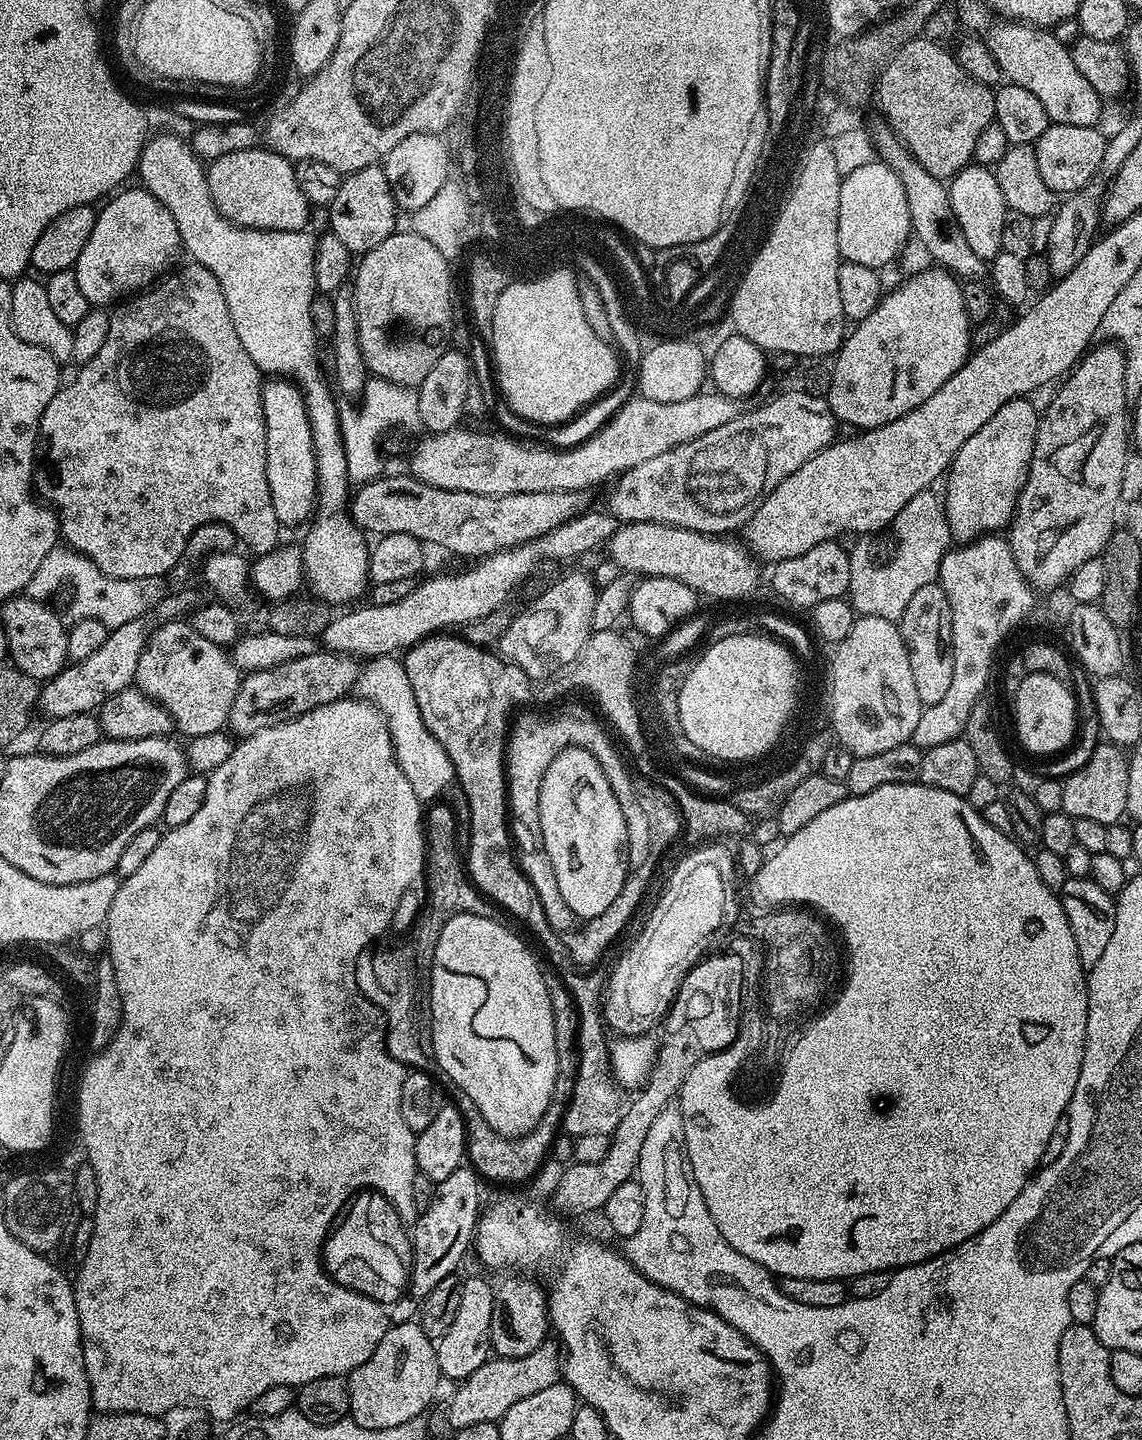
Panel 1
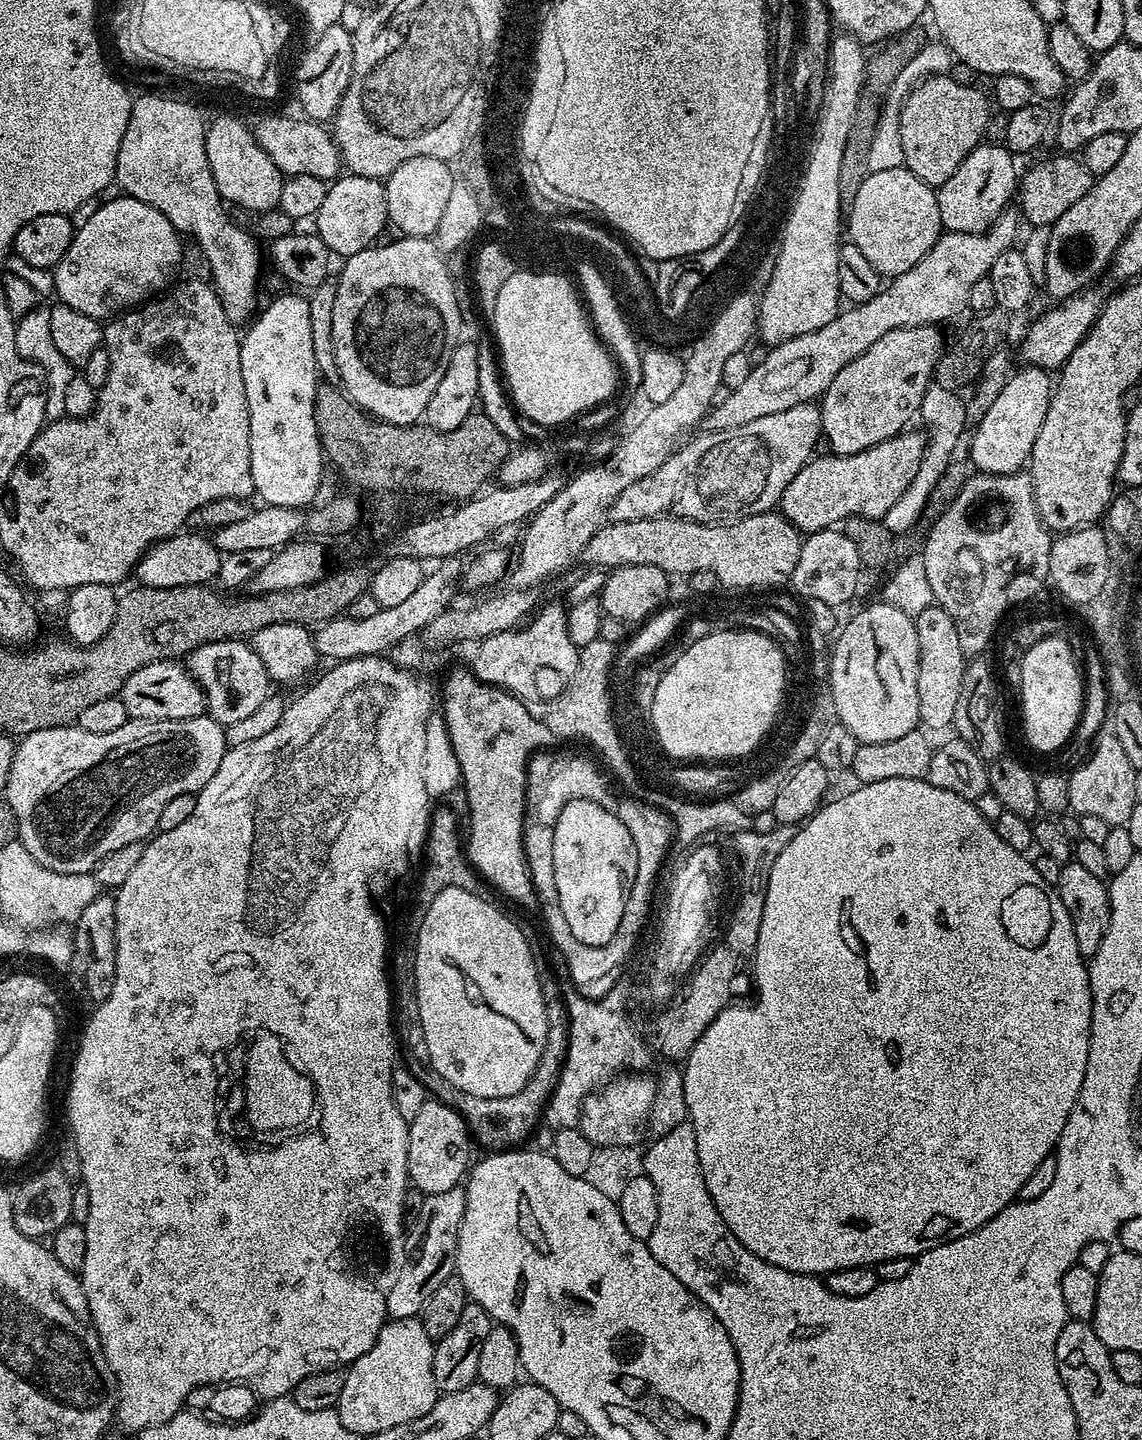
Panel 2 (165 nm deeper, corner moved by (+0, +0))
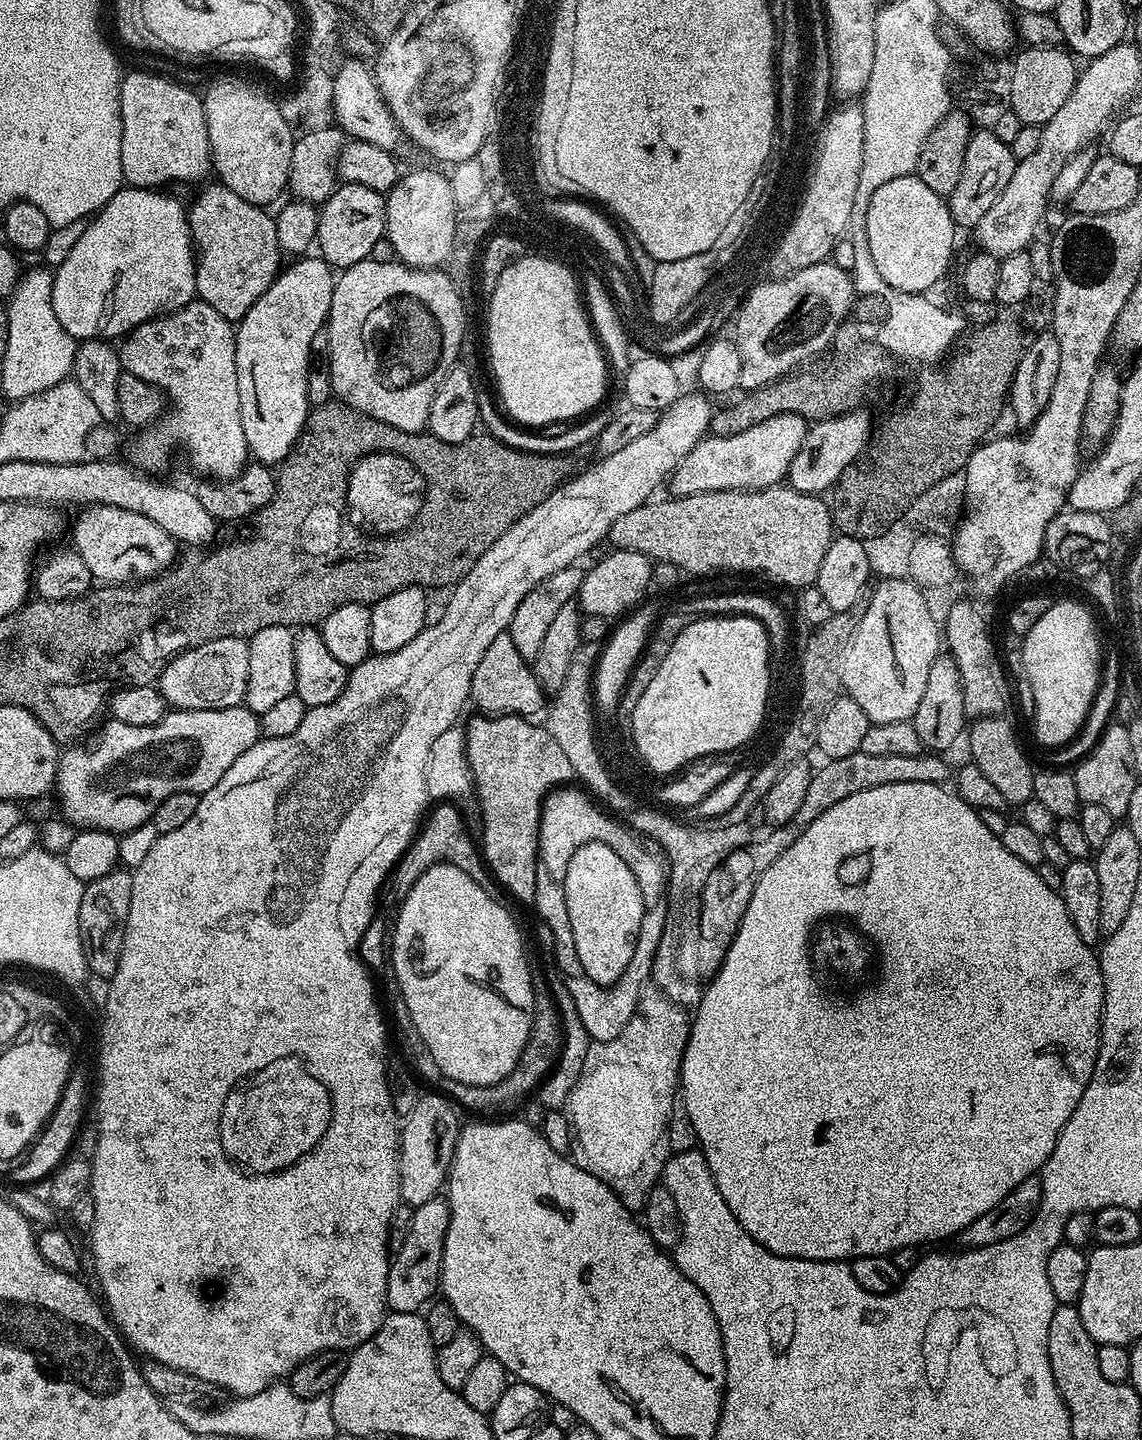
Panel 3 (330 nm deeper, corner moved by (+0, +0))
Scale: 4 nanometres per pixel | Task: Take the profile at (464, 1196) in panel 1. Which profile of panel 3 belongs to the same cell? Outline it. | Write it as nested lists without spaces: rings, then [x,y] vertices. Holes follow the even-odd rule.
[[[443,1195],[430,1198],[430,1202],[422,1202],[422,1206],[412,1210],[410,1226],[404,1231],[399,1241],[400,1249],[397,1252],[395,1249],[388,1266],[386,1294],[391,1311],[420,1312],[433,1299],[431,1296],[437,1295],[442,1270],[442,1250],[449,1226],[450,1206]]]

